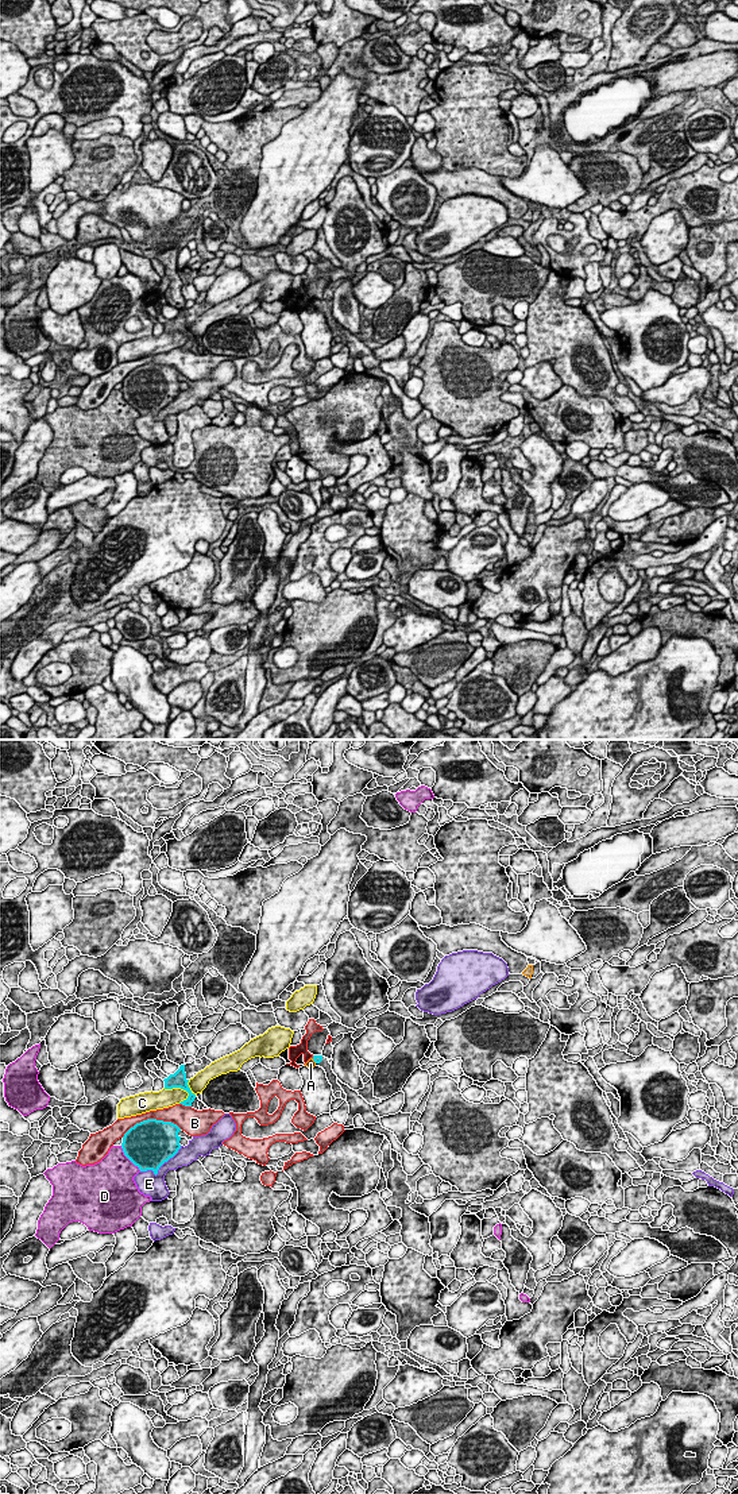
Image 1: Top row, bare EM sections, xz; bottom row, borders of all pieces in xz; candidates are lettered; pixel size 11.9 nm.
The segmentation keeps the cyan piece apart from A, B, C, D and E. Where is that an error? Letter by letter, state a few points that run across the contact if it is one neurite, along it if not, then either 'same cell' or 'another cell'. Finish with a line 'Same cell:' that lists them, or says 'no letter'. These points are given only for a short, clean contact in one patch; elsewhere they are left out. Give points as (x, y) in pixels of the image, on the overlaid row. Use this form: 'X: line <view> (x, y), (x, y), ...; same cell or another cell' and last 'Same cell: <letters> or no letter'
A: line xz (312, 1058), (316, 1062); another cell
B: another cell
C: another cell
D: another cell
E: another cell
Same cell: no letter

